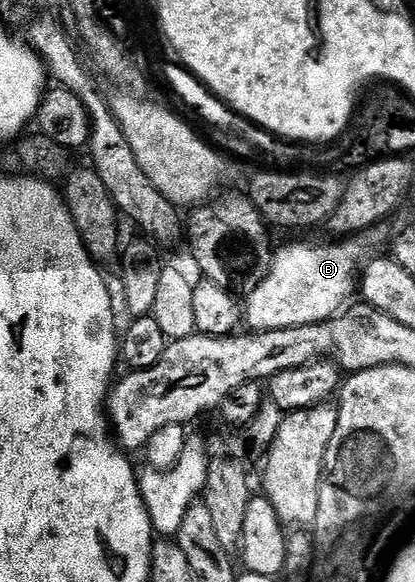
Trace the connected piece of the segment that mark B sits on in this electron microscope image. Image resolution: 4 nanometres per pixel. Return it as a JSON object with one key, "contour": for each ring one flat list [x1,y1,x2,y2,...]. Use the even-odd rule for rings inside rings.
{"contour":[[360,240,338,241,341,241,338,245,312,245,309,241,297,241,294,245,283,246,278,253,276,250,268,269,264,270,262,277,265,278,243,301,243,321,249,324,246,326,253,331,275,331,314,325,334,316,350,300,349,292,352,289,354,292,355,276,365,253,364,247,357,242]]}

